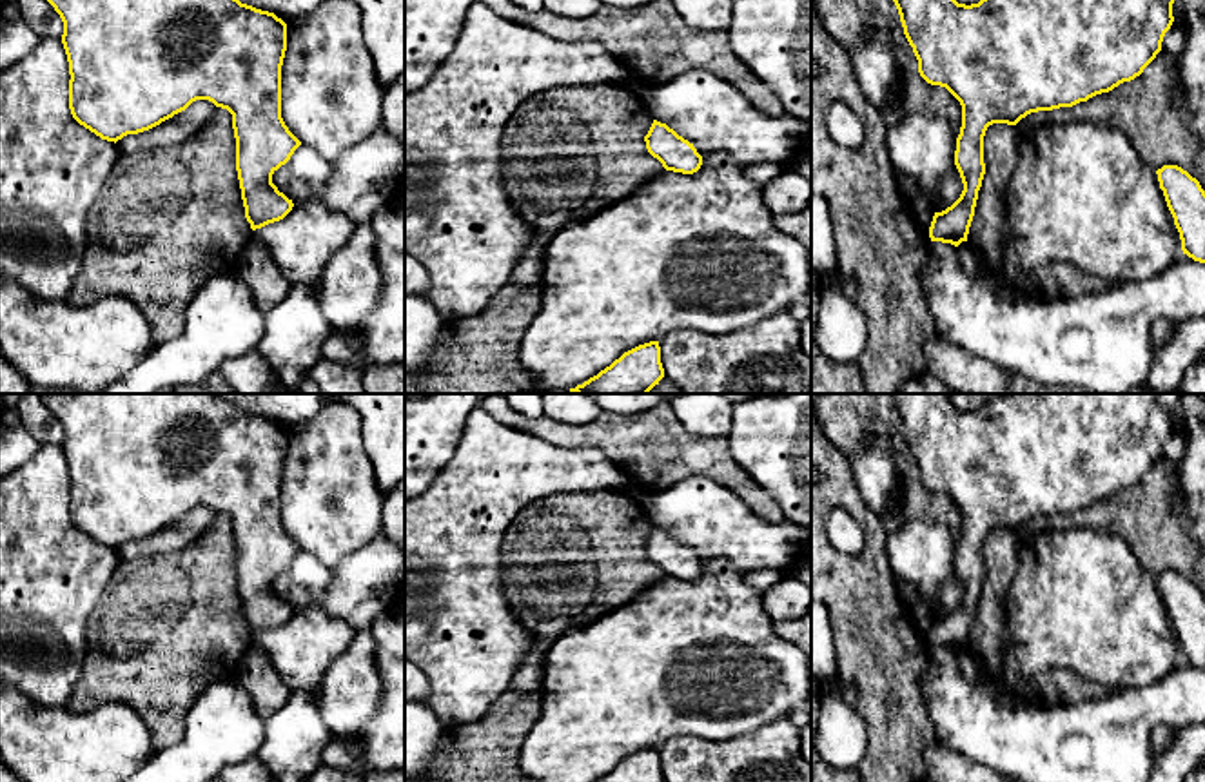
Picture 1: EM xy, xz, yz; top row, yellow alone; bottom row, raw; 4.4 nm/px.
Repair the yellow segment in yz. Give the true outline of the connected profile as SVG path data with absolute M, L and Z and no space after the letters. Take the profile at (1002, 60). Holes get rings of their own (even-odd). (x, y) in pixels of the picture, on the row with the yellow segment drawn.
M956 0L893 2L898 9L904 34L918 60L920 76L931 85L945 87L962 105L955 165L964 191L951 207L935 212L929 227L931 241L955 247L967 241L975 216L978 191L985 174L984 136L987 127L993 123L1016 125L1031 112L1073 107L1134 80L1161 51L1163 36L1174 22L1174 0L980 0L971 5Z

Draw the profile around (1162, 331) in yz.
M1158 319L1152 325L1151 339L1154 352L1161 348L1174 334L1174 323L1167 319Z

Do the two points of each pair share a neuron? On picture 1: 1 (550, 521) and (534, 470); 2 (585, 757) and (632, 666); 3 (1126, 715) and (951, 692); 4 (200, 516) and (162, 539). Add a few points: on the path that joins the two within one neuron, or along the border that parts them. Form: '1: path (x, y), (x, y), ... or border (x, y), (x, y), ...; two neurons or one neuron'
1: border (585, 490), (556, 490), (538, 498), (510, 523); two neurons
2: path (585, 735), (585, 728), (597, 706), (616, 688); one neuron
3: path (1082, 724), (995, 724); one neuron
4: path (191, 525), (171, 539); one neuron

